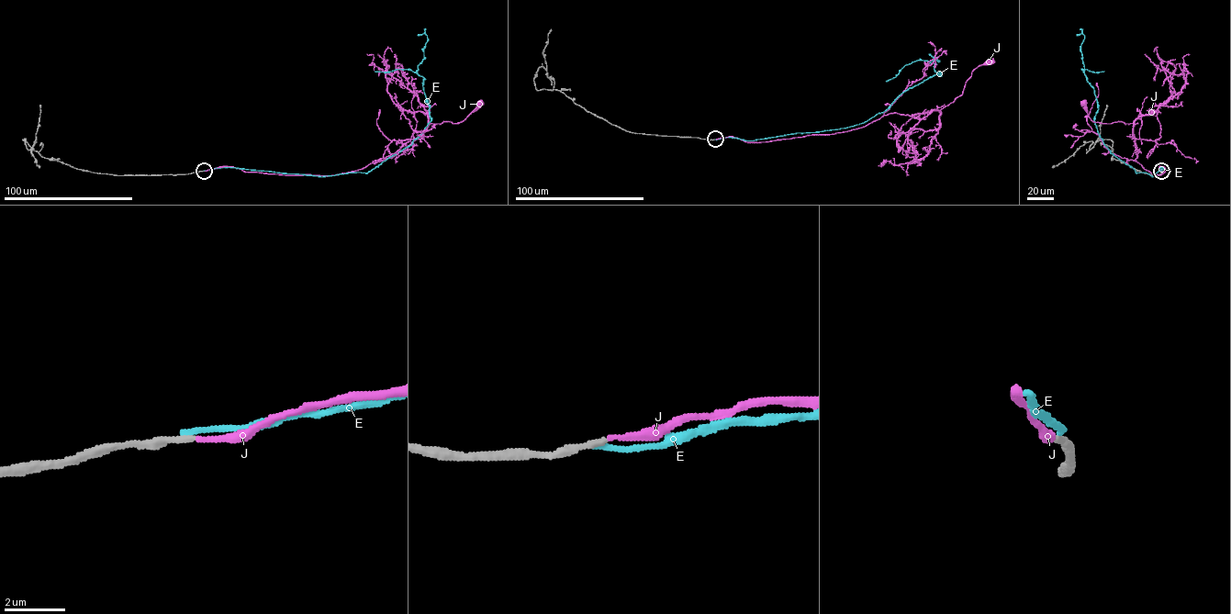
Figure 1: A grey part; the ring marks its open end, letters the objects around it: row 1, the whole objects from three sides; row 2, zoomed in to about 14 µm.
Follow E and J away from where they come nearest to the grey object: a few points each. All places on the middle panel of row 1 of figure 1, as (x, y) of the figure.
E: (715, 139), (753, 140), (862, 123), (909, 88), (943, 72), (941, 75), (928, 61), (939, 61), (929, 54)
J: (715, 139), (733, 136), (755, 142), (835, 133), (890, 113), (939, 110), (961, 94), (972, 71), (990, 61)

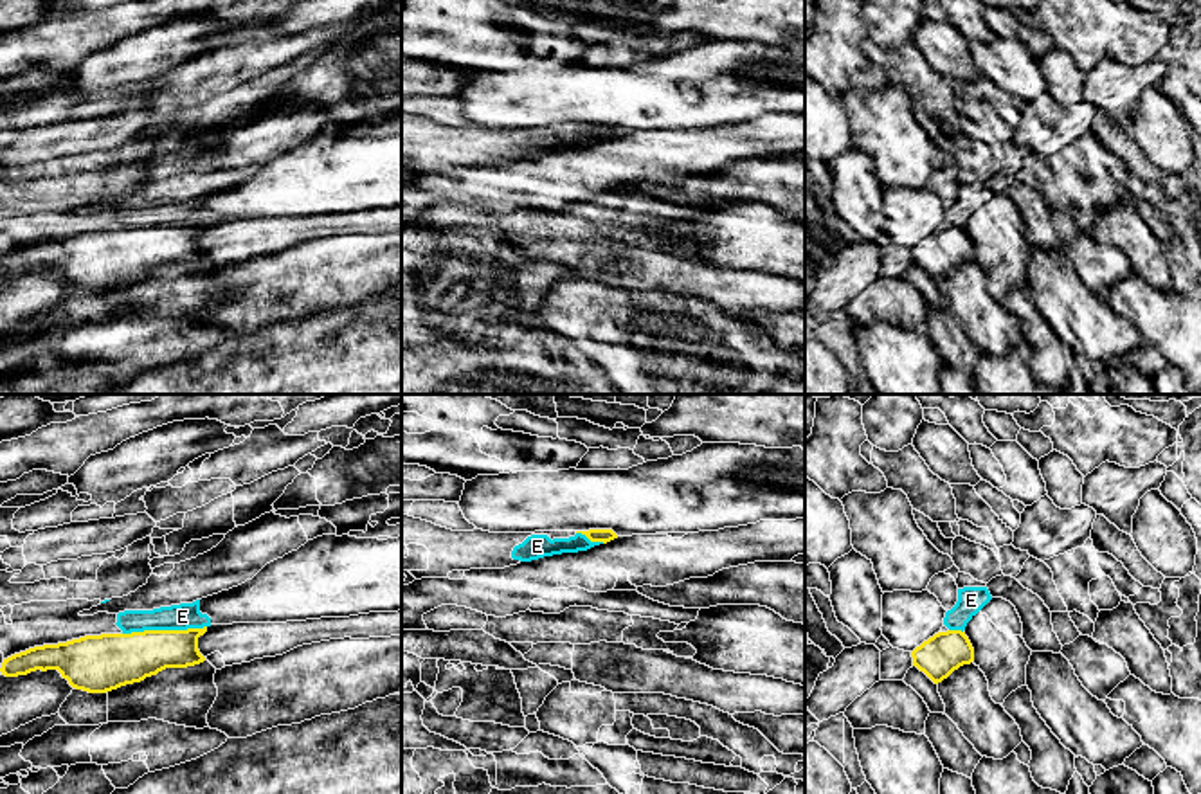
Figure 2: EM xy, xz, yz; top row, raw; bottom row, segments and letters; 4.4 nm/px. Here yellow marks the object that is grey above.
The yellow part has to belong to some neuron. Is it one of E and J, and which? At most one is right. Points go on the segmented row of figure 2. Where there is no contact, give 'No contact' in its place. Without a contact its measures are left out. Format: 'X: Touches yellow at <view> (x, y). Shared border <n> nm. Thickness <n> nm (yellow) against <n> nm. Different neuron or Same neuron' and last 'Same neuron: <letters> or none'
E: Touches yellow at xy (164, 631). Shared border 380 nm. Thickness 240 nm (yellow) against 120 nm. Different neuron
J: No contact. Same neuron
Same neuron: J

